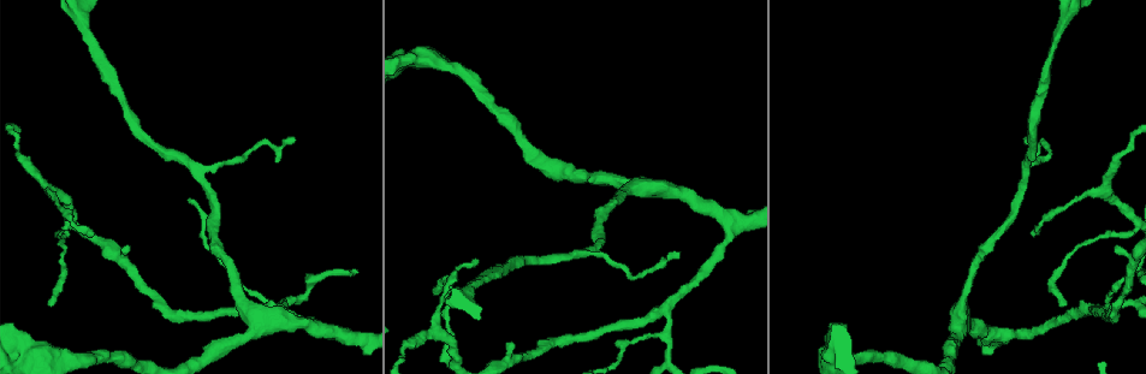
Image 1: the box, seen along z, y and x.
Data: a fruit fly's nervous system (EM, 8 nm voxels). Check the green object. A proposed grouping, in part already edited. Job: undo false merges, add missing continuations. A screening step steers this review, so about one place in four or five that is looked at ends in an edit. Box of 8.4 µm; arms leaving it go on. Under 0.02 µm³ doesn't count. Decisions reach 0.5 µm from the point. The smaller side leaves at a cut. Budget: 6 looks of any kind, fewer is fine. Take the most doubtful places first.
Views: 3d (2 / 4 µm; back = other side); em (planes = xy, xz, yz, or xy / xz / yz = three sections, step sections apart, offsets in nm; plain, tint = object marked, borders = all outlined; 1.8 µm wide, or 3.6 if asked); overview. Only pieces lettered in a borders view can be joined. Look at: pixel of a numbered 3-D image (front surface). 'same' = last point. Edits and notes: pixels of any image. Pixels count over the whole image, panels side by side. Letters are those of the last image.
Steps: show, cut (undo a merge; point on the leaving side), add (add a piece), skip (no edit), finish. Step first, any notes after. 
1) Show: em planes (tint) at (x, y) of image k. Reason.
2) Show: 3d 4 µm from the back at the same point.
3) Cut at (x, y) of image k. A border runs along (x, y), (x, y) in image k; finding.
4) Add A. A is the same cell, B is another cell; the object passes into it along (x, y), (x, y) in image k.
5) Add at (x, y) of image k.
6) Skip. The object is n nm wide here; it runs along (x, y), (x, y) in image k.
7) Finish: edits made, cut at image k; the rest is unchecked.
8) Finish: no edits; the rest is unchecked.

Show: em planes (borders) at (994, 334) of image 1. Three-way junction.

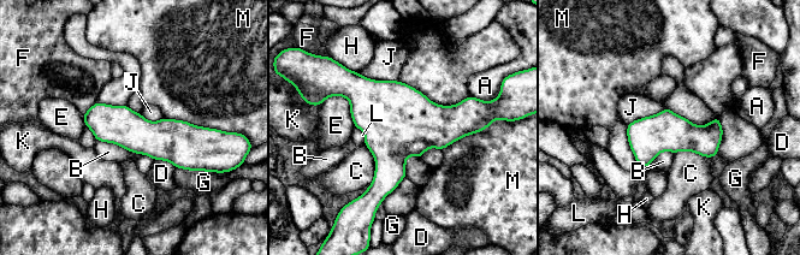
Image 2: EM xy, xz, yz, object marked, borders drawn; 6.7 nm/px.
Skip. The object is 260 nm wide here; the longest contact is with M, 480 nm; A, B, C, D, E, F, G, H, J, K, L and M are other cells; one neuron here.

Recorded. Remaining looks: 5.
Show: em xz step 16 (borders) at (666, 307) of image 1.

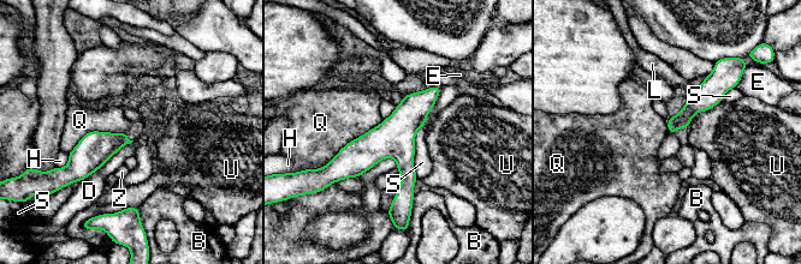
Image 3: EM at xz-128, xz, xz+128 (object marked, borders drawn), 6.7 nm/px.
Show: em planes (borders) at the same point.

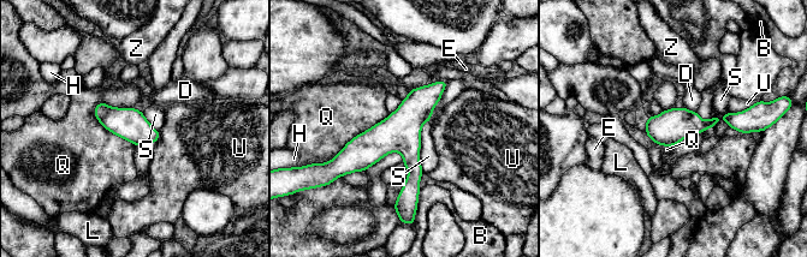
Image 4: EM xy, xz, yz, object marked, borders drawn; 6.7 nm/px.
Skip. B, D, E, H, L, Q, S, U and Z are other cells; a border runs along (428, 121), (421, 130), (423, 173) in image 4; one neuron here.

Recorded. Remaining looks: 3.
Show: em yz step 16 (plain) at (677, 254) of image 1. Branch stops here.

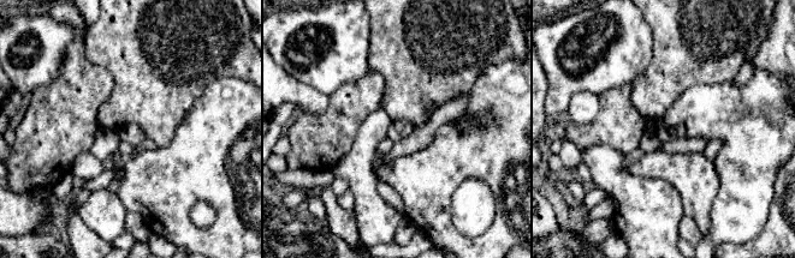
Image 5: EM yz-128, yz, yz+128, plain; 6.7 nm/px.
Show: em yz step 16 (borders) at the same point. See the neighbours.

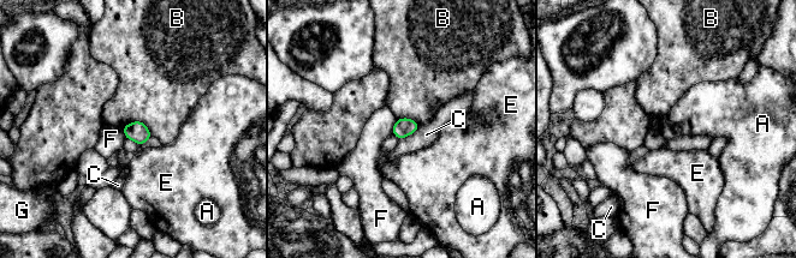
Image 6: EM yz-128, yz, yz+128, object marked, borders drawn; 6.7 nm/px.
Skip. A, B, C, E, F and G are other cells; a border runs along (420, 126), (399, 140) in image 6; no lettered piece goes on from it.

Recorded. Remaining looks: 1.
Finish: no edits; the rest is unchecked.

